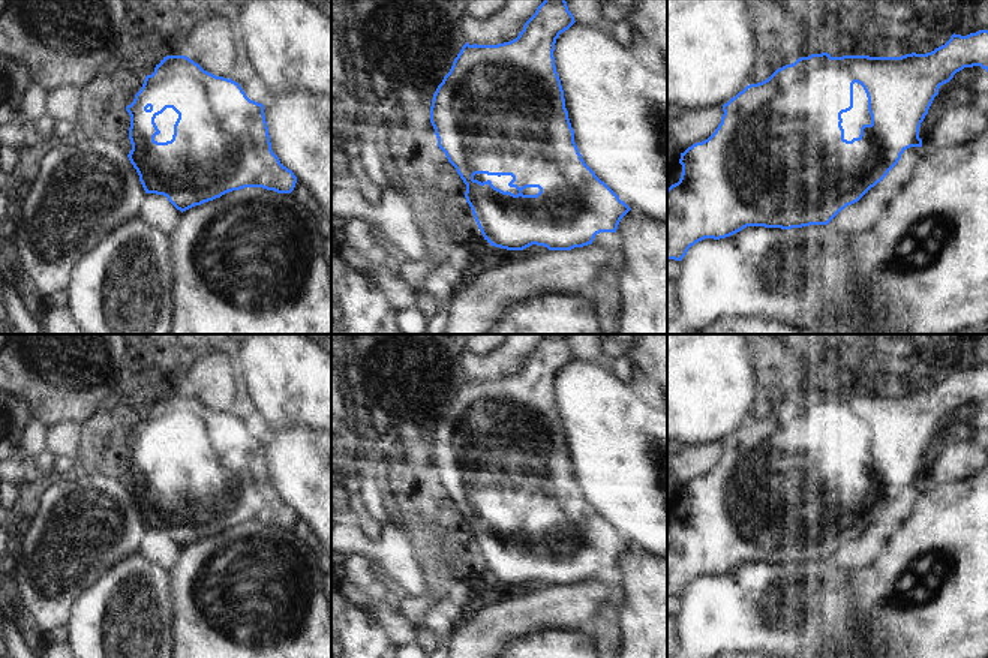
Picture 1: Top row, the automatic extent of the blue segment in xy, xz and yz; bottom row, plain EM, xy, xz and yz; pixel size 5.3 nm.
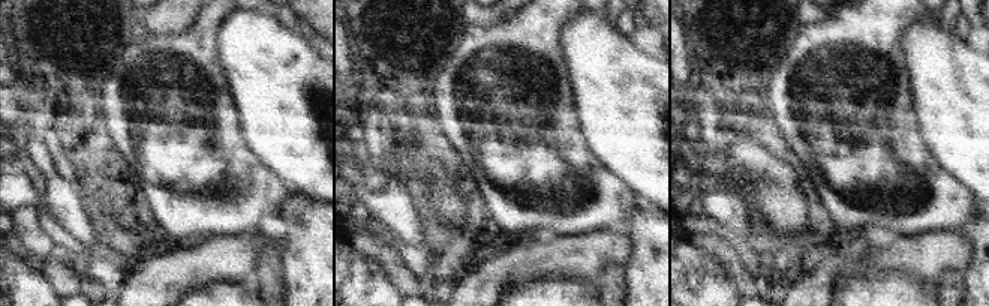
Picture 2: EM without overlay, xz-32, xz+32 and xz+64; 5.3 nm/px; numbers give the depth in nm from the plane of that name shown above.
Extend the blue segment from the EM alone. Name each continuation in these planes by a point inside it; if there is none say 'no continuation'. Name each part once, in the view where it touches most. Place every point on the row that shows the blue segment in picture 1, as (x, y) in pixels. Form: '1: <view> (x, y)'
1: xz (501, 182)

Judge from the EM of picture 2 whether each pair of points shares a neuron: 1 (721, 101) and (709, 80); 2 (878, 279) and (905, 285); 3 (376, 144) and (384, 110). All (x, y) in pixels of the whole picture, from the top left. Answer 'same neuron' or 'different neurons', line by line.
1: same neuron
2: same neuron
3: different neurons

